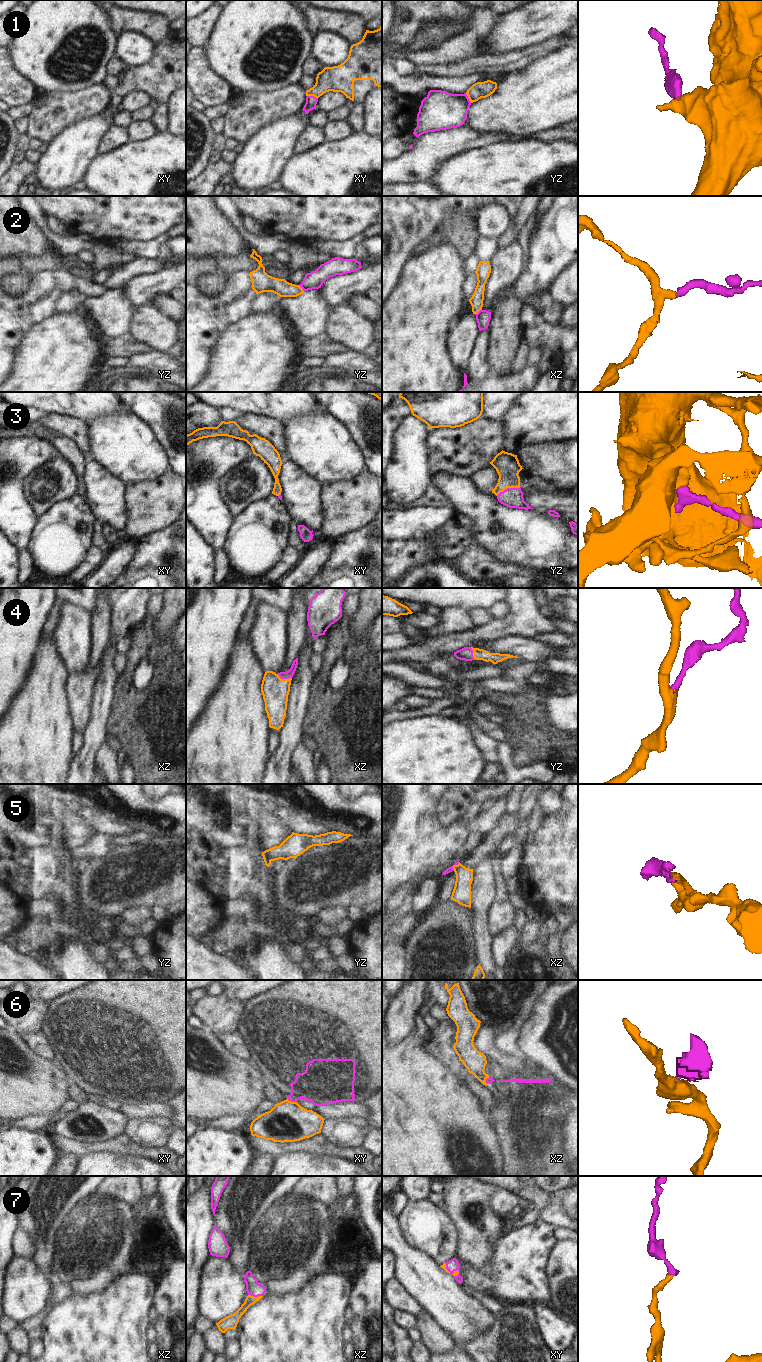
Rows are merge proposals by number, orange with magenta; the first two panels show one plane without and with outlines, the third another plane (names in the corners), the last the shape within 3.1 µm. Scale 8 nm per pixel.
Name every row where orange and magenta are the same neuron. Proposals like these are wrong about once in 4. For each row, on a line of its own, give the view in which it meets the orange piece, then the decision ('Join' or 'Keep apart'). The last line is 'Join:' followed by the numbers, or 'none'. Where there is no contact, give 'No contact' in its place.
1: Touches orange in xy. Join
2: Touches orange in yz. Keep apart
3: Touches orange in yz. Join
4: Touches orange in xz. Join
5: Touches orange in xz. Keep apart
6: Touches orange in xy. Keep apart
7: Touches orange in xz. Join
Join: 1, 3, 4, 7

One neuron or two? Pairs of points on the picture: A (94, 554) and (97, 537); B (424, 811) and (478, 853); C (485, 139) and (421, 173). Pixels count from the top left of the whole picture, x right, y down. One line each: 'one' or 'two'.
A: two
B: two
C: one

